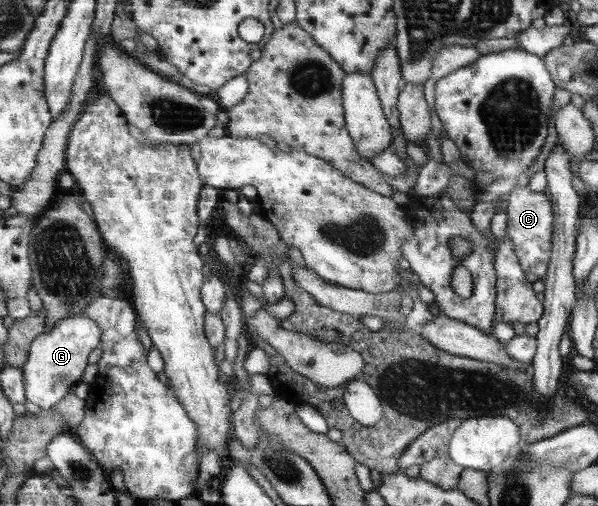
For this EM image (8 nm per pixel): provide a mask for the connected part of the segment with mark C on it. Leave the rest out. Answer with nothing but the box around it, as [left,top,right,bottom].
[507,188,553,281]

